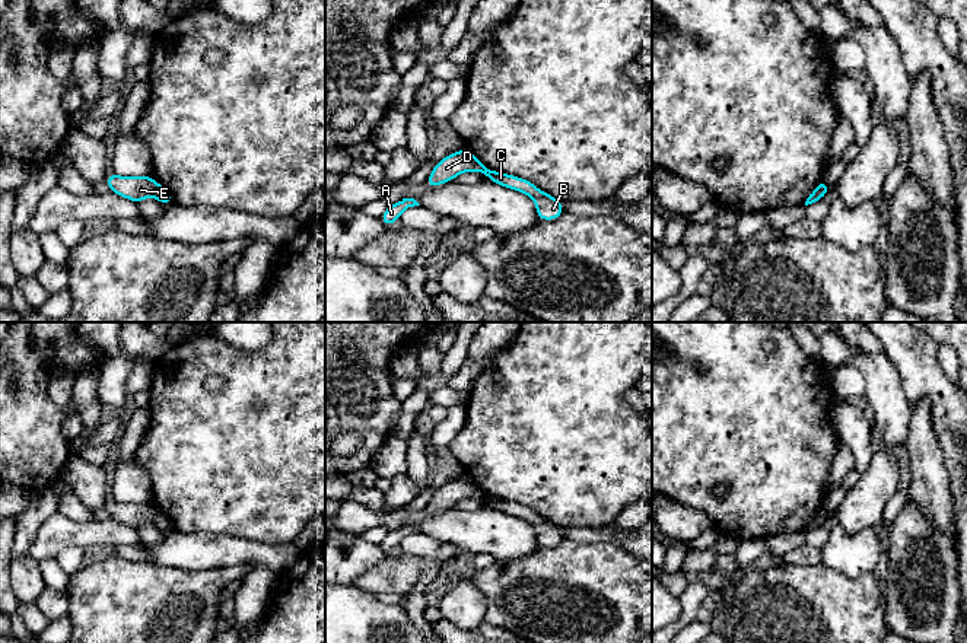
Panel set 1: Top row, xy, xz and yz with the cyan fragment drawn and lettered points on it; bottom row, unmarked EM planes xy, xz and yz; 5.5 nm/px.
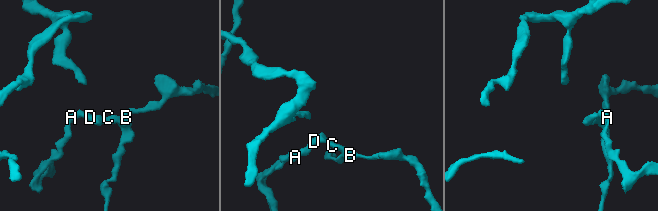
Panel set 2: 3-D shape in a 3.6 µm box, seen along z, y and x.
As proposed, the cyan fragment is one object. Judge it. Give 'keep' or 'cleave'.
cleave

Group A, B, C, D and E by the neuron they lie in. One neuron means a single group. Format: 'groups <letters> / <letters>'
groups A D E / B C

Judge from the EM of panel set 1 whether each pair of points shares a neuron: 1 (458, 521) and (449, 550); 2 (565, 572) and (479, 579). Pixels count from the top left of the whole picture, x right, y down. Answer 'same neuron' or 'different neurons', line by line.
1: different neurons
2: same neuron

